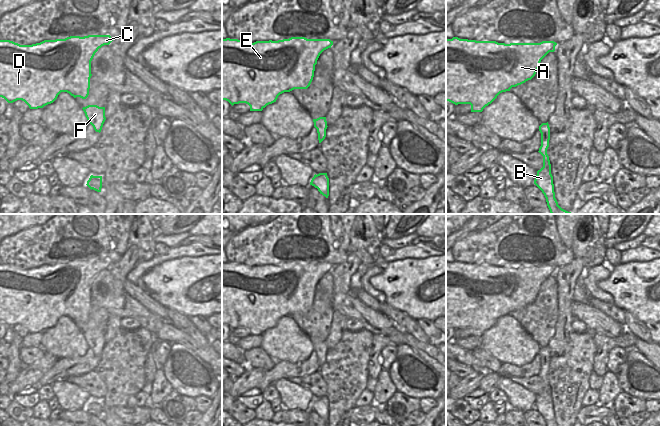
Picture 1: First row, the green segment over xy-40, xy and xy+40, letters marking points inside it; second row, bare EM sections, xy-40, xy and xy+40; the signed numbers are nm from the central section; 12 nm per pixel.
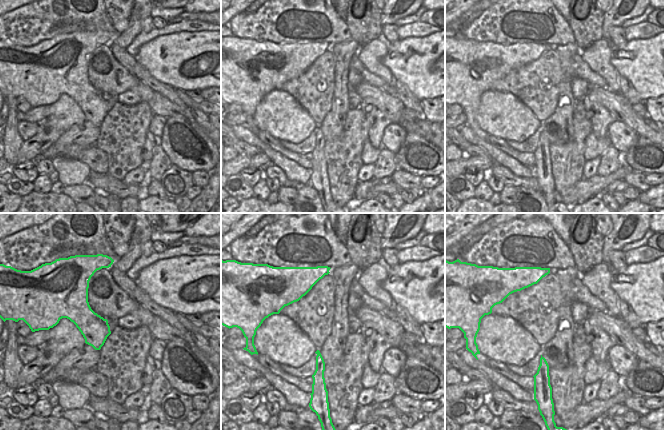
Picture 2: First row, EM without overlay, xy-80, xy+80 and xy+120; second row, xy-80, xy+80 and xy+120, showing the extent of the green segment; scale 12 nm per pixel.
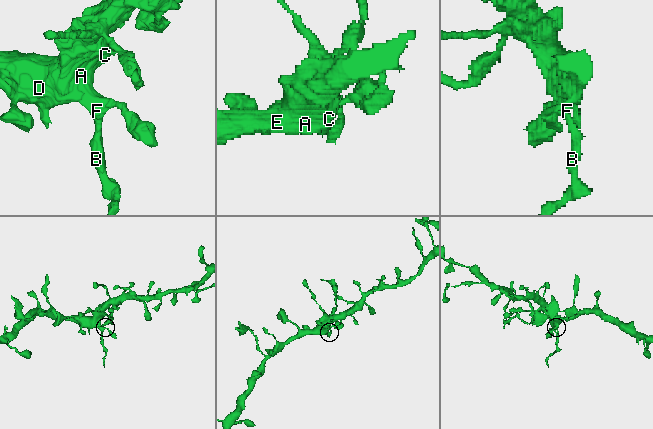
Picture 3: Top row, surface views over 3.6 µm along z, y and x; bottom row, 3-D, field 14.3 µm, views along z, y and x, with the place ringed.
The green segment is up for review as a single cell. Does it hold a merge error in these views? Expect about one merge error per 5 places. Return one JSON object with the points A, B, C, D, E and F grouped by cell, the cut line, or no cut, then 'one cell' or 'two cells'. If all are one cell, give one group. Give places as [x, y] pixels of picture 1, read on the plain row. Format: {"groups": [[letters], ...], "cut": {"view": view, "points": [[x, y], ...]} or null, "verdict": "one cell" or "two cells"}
{"groups": [["A", "C", "D", "E", "F"], ["B"]], "cut": {"view": "xy+40", "points": [[548, 350], [544, 352], [541, 366]]}, "verdict": "two cells"}

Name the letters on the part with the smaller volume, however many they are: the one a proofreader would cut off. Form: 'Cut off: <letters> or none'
Cut off: B.

